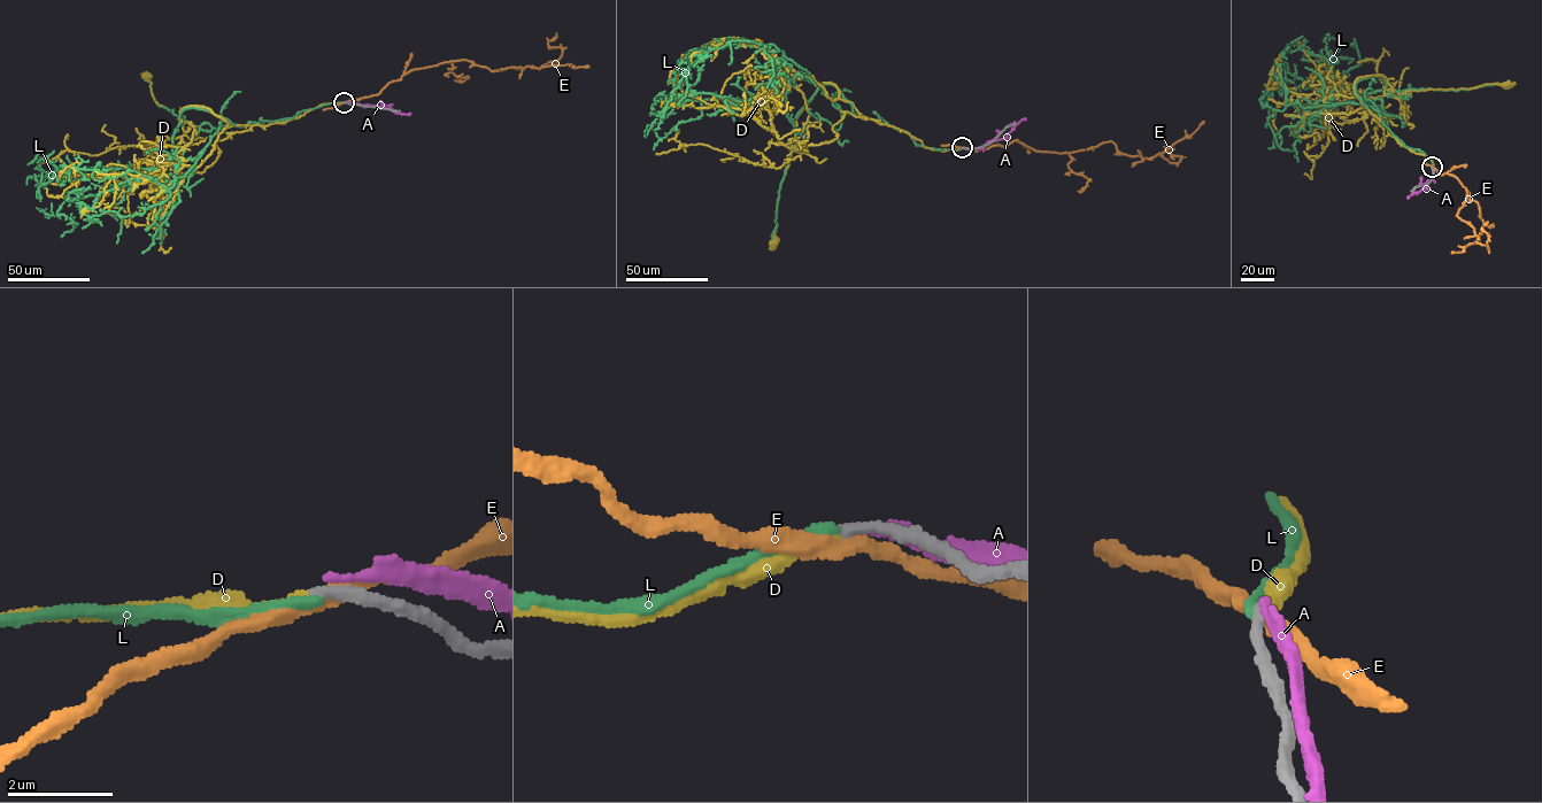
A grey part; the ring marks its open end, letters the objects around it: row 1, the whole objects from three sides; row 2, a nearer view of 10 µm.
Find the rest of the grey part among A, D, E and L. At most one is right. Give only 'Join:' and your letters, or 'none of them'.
Join: D

